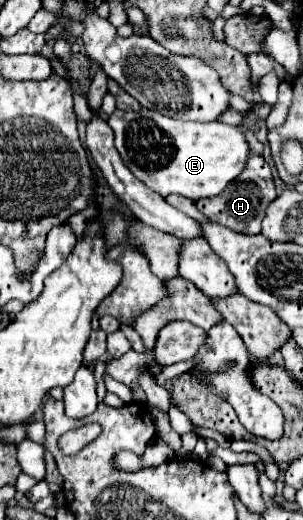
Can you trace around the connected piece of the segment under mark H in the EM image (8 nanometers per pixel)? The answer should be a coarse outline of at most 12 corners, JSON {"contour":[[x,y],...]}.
{"contour":[[249,153],[223,193],[195,205],[237,233],[261,233],[275,197],[271,167]]}

